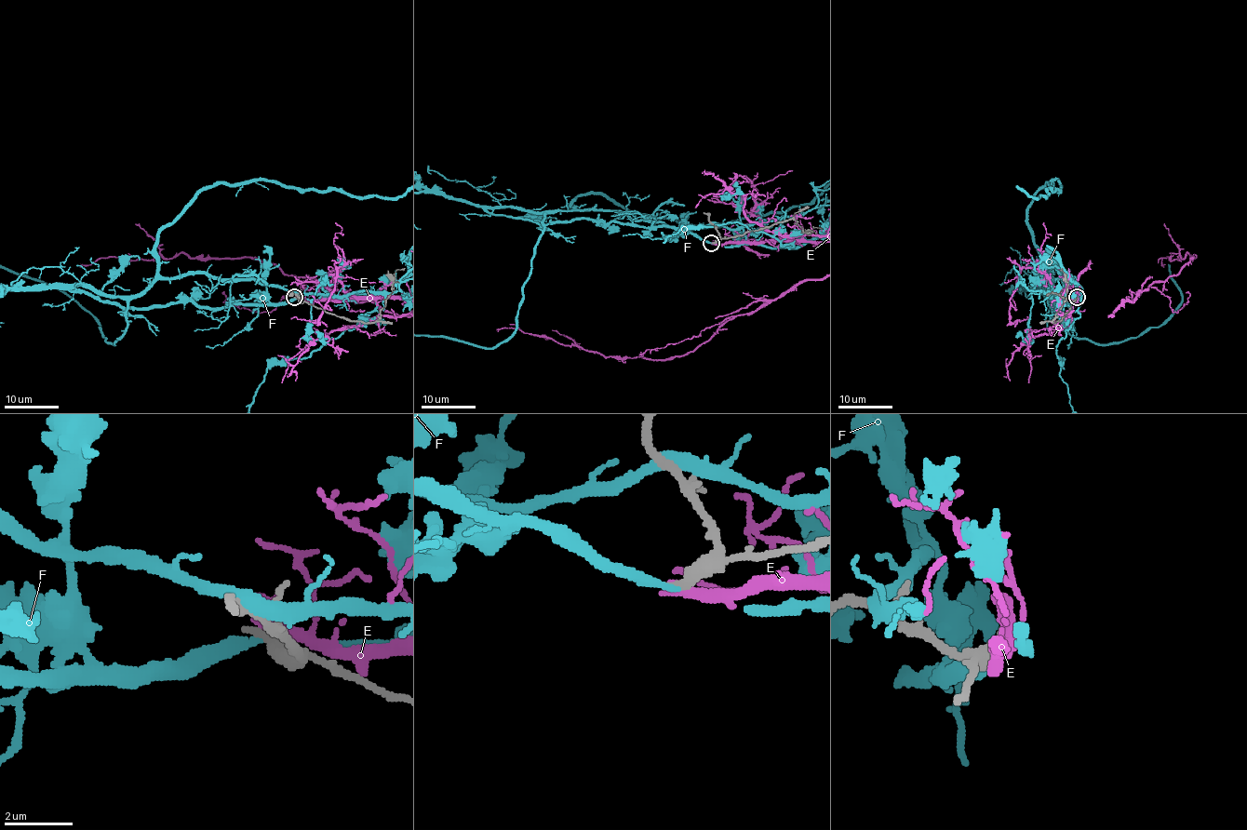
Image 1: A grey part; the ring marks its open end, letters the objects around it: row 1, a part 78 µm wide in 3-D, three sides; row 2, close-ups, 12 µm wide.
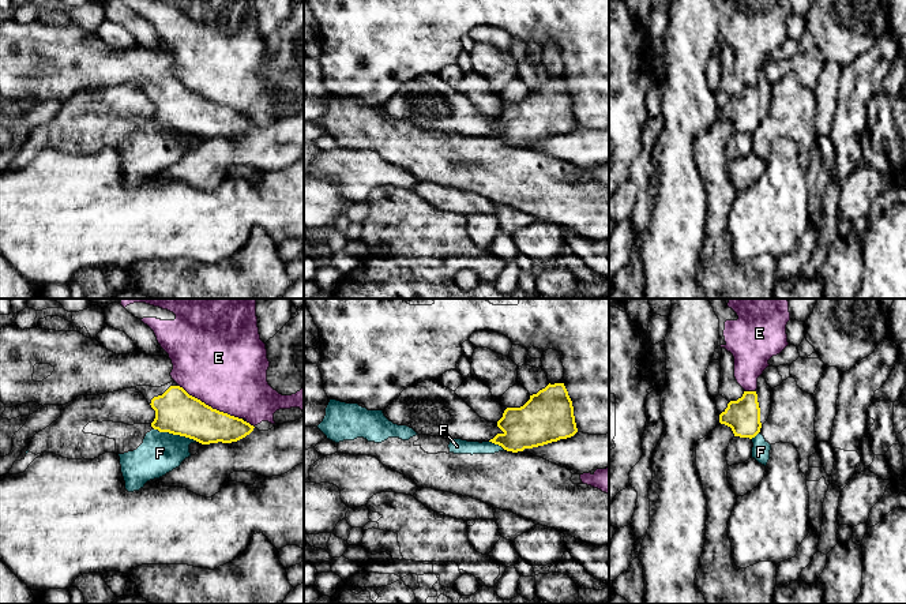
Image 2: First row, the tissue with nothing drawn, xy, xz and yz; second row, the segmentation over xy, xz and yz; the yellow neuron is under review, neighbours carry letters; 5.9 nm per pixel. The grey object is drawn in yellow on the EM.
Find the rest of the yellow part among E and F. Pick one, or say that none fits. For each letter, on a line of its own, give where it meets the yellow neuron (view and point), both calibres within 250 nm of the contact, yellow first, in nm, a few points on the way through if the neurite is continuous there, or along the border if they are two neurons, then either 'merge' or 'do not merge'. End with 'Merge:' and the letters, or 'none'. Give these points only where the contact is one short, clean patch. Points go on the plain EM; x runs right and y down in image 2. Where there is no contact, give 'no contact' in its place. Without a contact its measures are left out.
E: contact xy (210, 101); calibres 260 and 480 nm; border xy (179, 79), (213, 102), (241, 113); do not merge
F: contact xy (176, 128); calibres 260 and 240 nm; border xy (154, 123), (162, 127), (184, 130), (196, 137); do not merge
Merge: none

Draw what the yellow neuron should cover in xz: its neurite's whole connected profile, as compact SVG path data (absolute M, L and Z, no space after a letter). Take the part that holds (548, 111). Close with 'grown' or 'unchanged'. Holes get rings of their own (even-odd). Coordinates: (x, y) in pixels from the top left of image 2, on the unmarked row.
M564 78L548 79L520 102L507 102L497 116L503 125L489 136L507 146L544 140L578 127L572 95Z; unchanged

